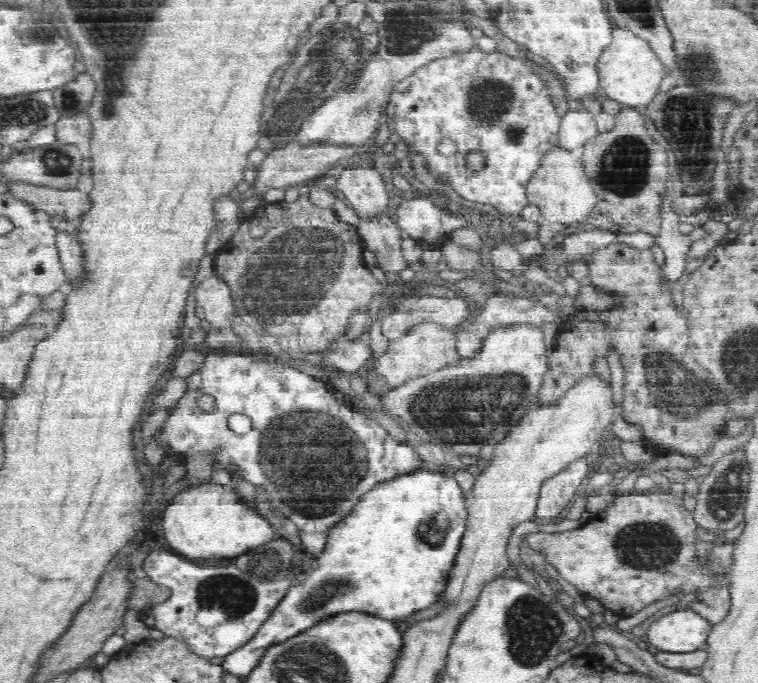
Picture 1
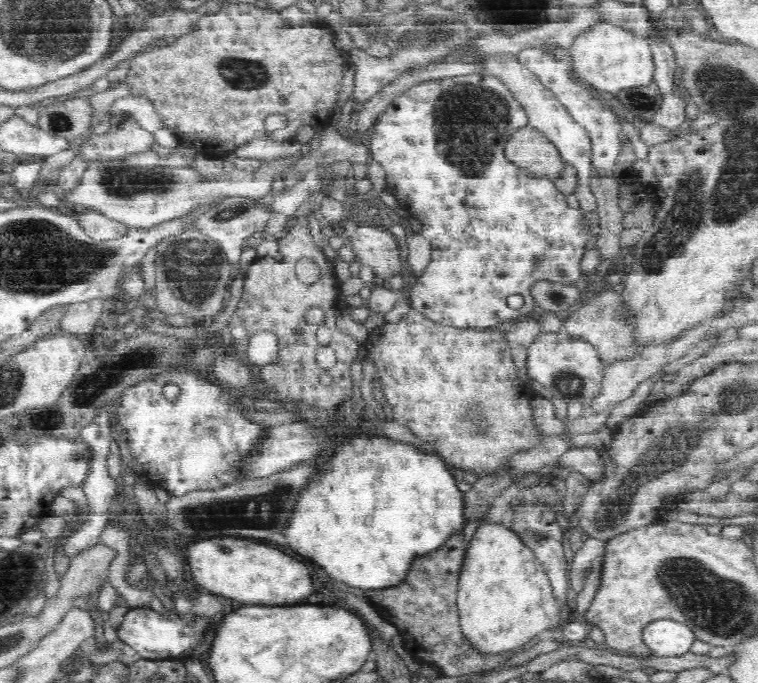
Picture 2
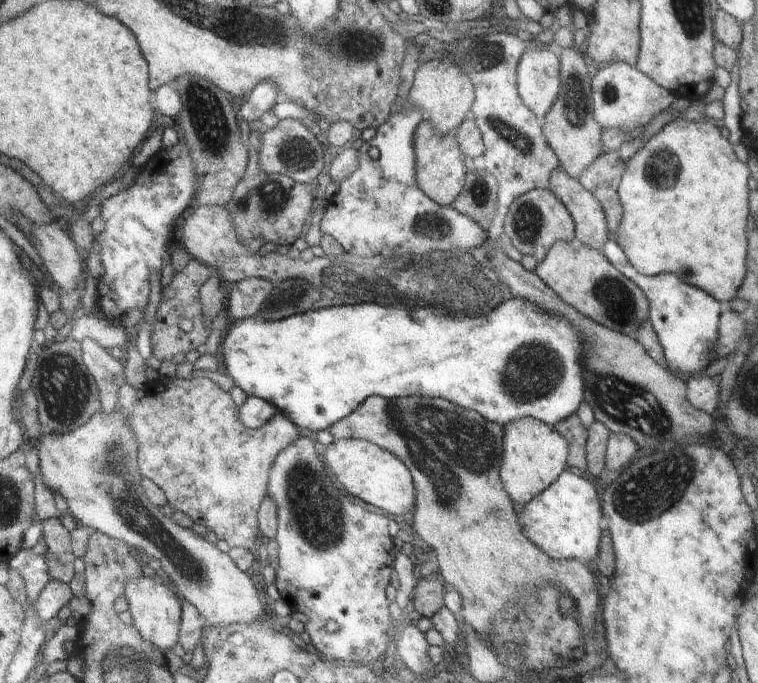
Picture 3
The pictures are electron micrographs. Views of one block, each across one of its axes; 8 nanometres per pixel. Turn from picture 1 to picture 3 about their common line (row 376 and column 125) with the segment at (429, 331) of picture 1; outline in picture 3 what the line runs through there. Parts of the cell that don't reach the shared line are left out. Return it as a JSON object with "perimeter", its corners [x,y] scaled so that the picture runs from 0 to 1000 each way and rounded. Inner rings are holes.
{"perimeter":[[[272,552],[216,555],[187,570],[166,561],[158,572],[157,599],[172,612],[172,624],[177,630],[177,635],[182,638],[182,647],[185,647],[185,685],[190,688],[193,700],[203,703],[219,719],[223,729],[224,748],[240,748],[249,753],[259,767],[266,767],[282,777],[288,782],[288,788],[298,791],[305,802],[319,801],[326,807],[334,808],[332,796],[335,796],[335,791],[340,785],[340,764],[338,764],[340,755],[338,753],[340,753],[343,735],[348,732],[351,720],[356,717],[358,688],[361,687],[368,665],[393,643],[393,630],[391,630],[391,624],[385,621],[385,616],[365,603],[363,611],[344,628],[332,628],[322,624],[317,612],[317,596],[309,589],[306,577],[288,565],[282,556]]]}

